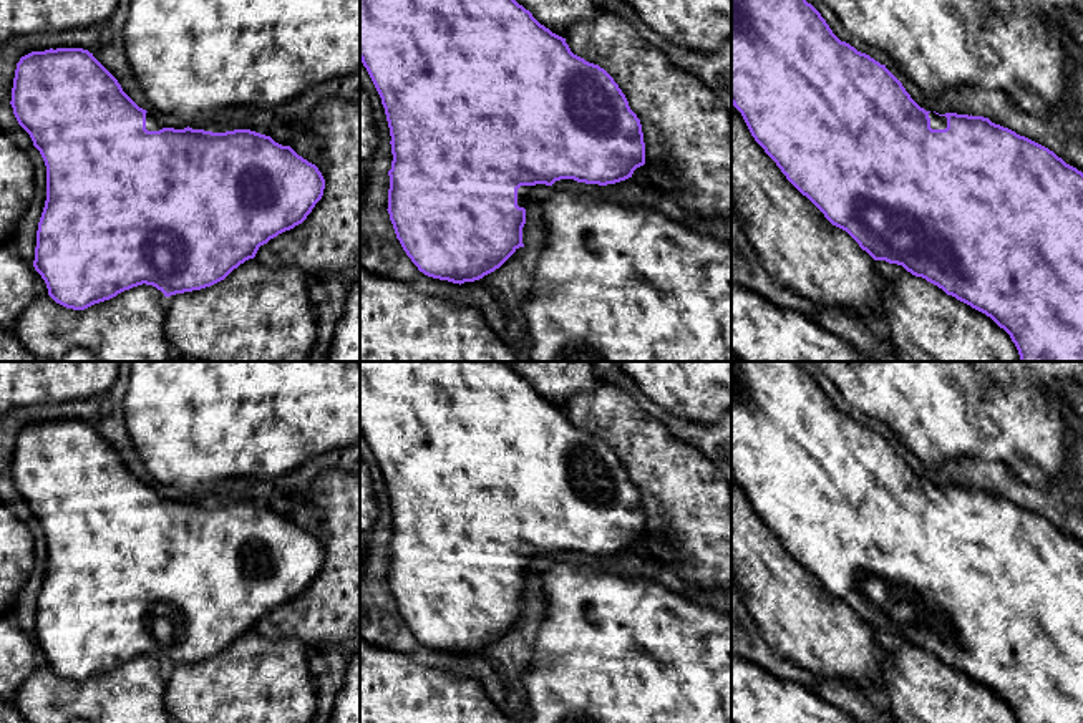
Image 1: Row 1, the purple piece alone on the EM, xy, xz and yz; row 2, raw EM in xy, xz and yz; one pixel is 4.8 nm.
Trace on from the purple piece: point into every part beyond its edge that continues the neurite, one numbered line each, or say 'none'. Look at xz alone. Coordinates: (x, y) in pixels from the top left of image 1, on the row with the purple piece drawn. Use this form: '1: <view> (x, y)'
1: xz (523, 196)

